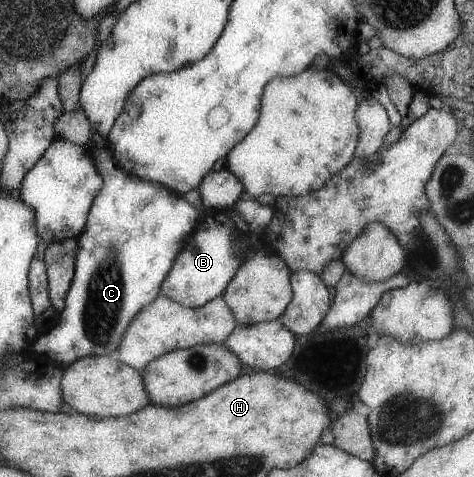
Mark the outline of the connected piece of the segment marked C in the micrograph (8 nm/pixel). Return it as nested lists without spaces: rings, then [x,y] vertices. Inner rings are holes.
[[[92,145],[90,156],[101,176],[103,185],[92,201],[83,231],[77,236],[74,272],[67,288],[64,308],[56,324],[45,333],[39,334],[29,349],[46,356],[64,368],[76,359],[89,356],[106,357],[115,351],[132,319],[149,305],[159,294],[163,278],[178,251],[190,238],[202,211],[192,207],[184,198],[163,187],[127,175],[114,164],[108,149],[97,149]]]

